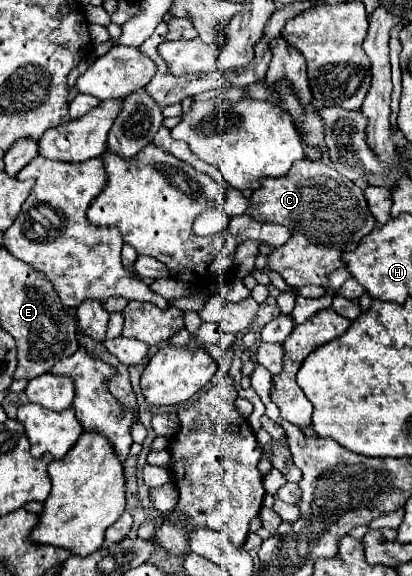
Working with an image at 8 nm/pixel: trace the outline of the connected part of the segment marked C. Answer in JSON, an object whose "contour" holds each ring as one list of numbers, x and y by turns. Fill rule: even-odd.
{"contour":[[300,159,288,175,260,181,260,189,252,193,248,215,258,221,274,221,290,227,292,237,286,245,268,255,270,267,282,275,292,287,320,285,328,287,328,275,344,267,342,253,354,251,364,235,376,227,376,219,368,209,368,201,360,187,348,177,336,173,326,161]]}

